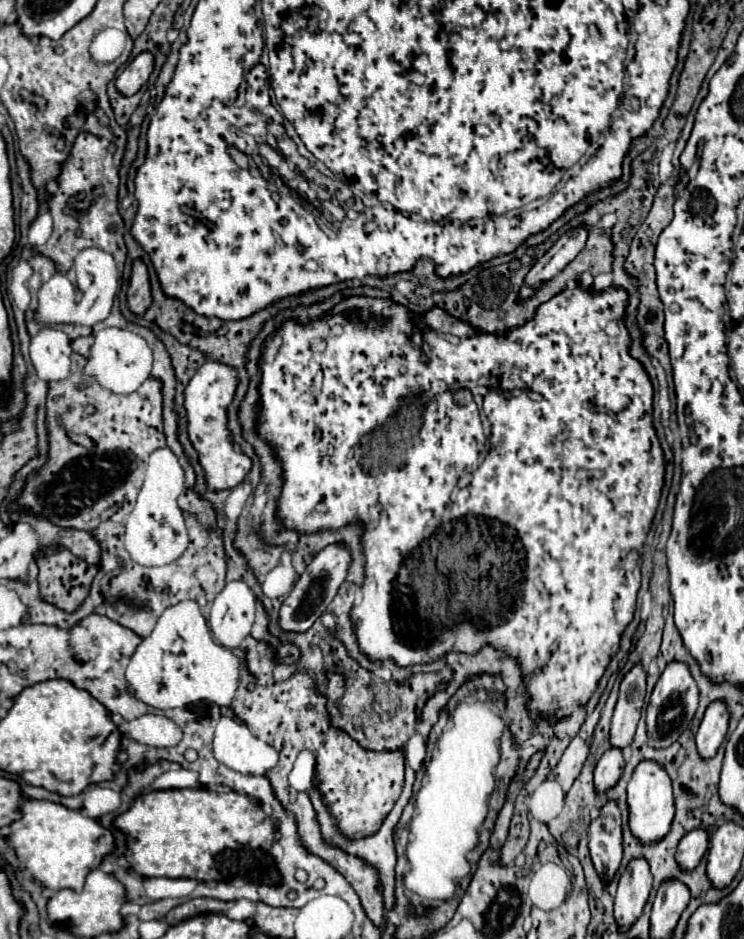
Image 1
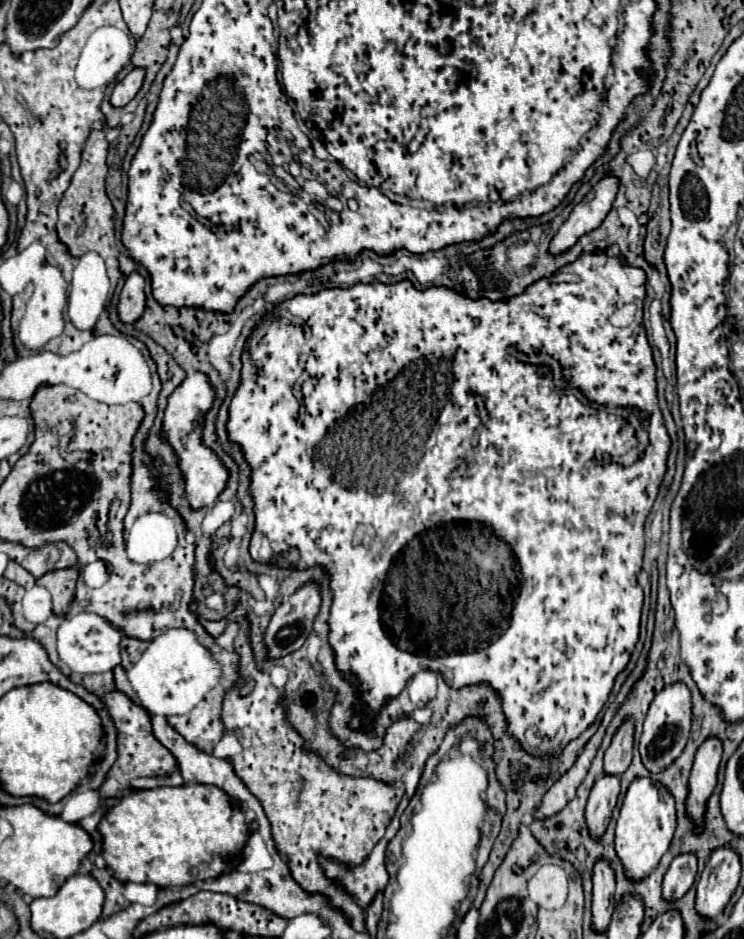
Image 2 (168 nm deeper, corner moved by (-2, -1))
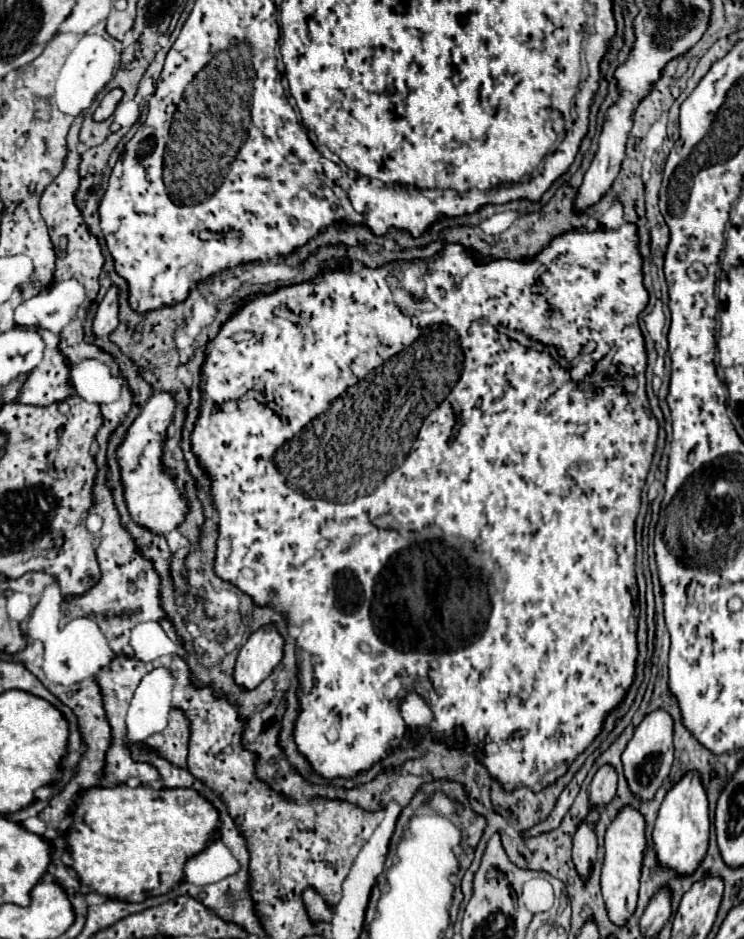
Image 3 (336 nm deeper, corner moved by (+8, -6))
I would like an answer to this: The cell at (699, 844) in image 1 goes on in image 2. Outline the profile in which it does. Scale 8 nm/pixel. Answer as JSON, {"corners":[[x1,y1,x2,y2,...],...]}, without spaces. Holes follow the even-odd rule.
{"corners":[[692,852,688,854,678,854,666,876,664,876,664,884,662,884,662,890,664,890,664,898,666,900,676,900,680,898,692,884,694,884,694,878,696,878,696,870,698,870,698,864,696,864,696,856]]}

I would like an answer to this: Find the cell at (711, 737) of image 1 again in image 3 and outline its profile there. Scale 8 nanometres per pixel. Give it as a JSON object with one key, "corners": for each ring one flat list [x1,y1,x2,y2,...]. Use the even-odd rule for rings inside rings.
{"corners":[[698,771,686,773,664,797,658,819,652,831,652,843,656,849,656,863,662,869,672,869,678,875,694,875,702,859,706,857,710,839,710,819,708,819,708,799,702,787]]}

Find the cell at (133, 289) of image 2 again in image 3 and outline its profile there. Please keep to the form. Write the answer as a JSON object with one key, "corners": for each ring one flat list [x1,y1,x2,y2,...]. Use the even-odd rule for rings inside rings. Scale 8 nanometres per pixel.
{"corners":[[110,287,98,305,92,331,96,337,108,337,118,325,118,289]]}

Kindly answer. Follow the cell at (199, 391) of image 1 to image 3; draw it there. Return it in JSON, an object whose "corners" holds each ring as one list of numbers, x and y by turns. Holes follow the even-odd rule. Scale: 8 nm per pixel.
{"corners":[[154,393,140,409,134,423,128,427,122,445,118,447,120,483,124,487,124,501,134,523,152,531,154,535,168,535,176,529,186,515,186,501,182,489,162,467,162,433,172,423,174,399,170,393]]}

